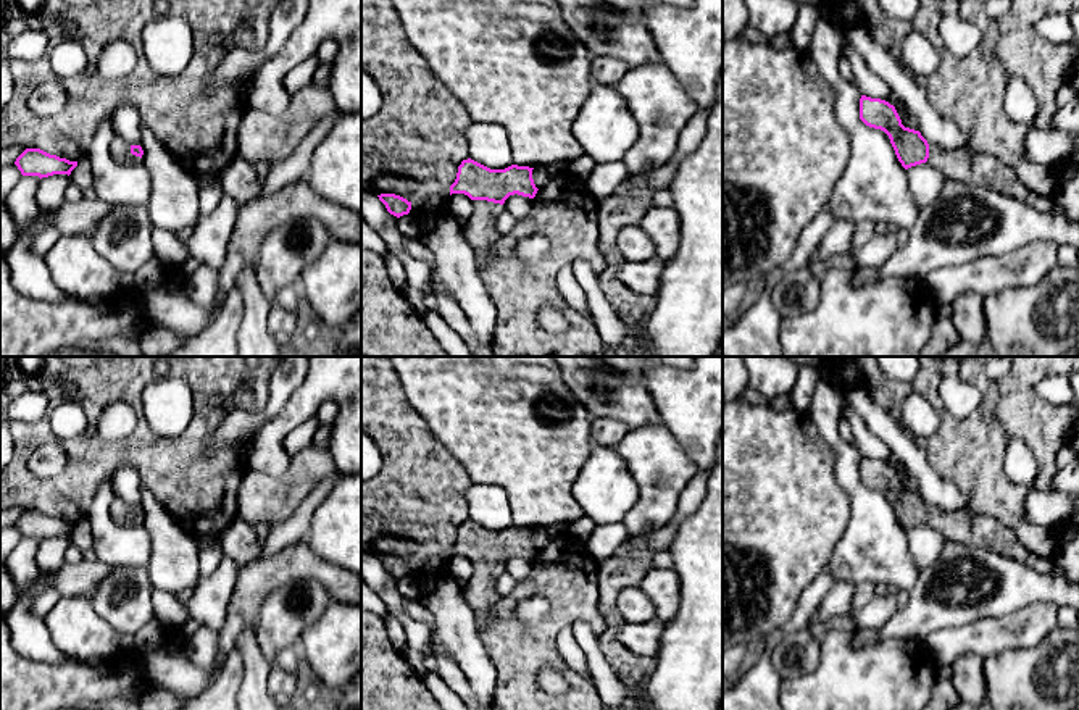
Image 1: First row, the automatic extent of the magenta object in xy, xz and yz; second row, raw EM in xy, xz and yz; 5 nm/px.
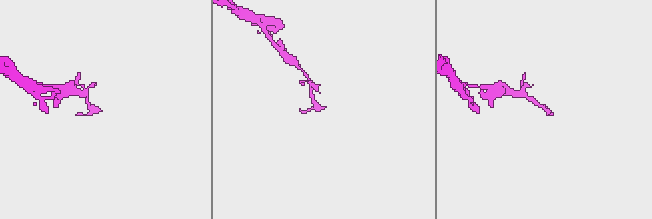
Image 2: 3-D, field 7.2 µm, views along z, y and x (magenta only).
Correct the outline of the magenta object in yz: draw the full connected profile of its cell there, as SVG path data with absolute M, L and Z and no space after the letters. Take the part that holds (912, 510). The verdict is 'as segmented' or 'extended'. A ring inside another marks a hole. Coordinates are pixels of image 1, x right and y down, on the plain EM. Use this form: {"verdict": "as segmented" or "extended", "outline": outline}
{"verdict": "extended", "outline": "M861 457L860 481L889 497L905 531L927 523L947 539L969 547L982 547L1023 563L1031 555L1010 526L989 515L974 513L969 505L956 512L929 505L919 492L905 489L895 468L885 462Z"}

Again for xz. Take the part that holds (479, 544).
{"verdict": "extended", "outline": "M471 520L458 528L456 541L450 547L452 555L465 555L473 562L473 576L465 586L465 599L474 612L477 626L490 623L490 616L500 595L495 583L505 571L510 557L534 560L537 549L529 528L511 526L505 531L490 531Z"}

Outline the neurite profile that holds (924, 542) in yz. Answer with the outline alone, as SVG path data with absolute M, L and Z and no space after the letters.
M927 523L906 531L906 544L914 565L923 571L940 557L947 537Z

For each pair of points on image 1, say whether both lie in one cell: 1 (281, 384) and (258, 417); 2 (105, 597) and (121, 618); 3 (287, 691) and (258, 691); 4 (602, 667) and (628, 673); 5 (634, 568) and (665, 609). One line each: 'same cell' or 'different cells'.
1: same cell
2: same cell
3: different cells
4: different cells
5: different cells

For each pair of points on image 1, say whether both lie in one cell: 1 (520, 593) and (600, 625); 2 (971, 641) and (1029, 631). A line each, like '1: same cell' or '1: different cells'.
1: same cell
2: same cell

